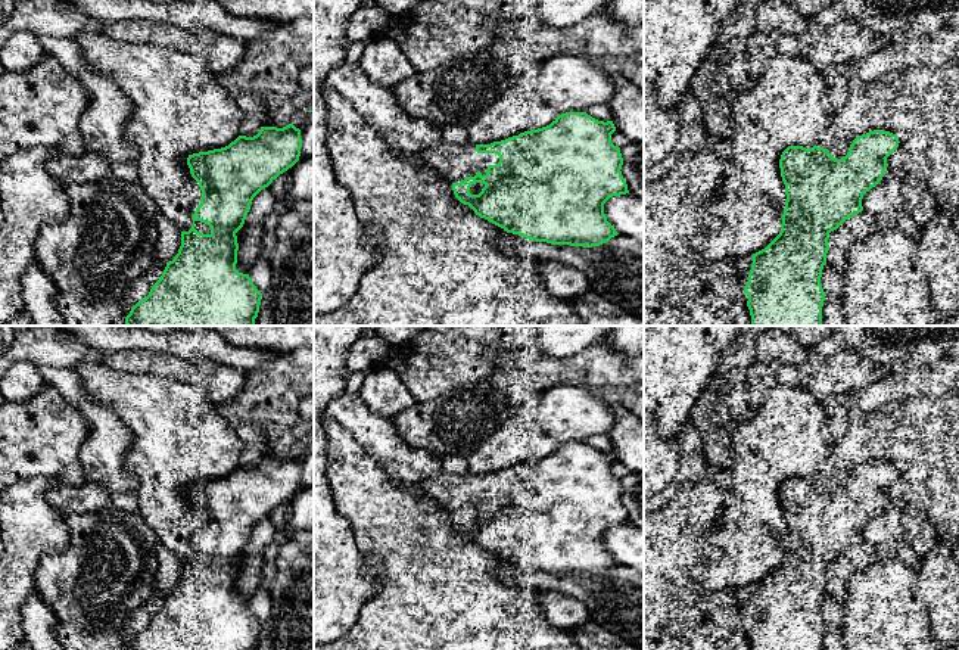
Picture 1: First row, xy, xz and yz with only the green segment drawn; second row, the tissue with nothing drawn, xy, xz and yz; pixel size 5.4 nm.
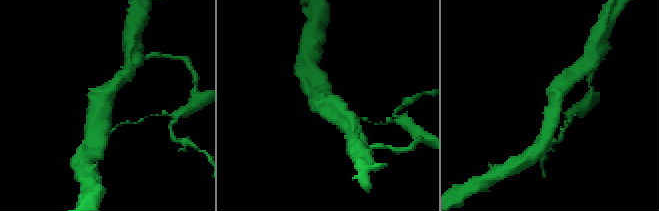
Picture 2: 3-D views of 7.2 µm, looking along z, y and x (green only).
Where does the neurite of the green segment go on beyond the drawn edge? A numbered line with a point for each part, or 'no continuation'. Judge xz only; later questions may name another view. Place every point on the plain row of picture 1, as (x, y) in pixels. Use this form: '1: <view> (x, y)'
1: xz (455, 493)

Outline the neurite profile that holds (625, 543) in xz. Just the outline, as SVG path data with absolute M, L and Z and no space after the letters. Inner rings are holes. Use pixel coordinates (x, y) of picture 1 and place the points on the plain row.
M632 523L613 526L604 534L607 551L620 566L629 566L644 576L644 529Z

